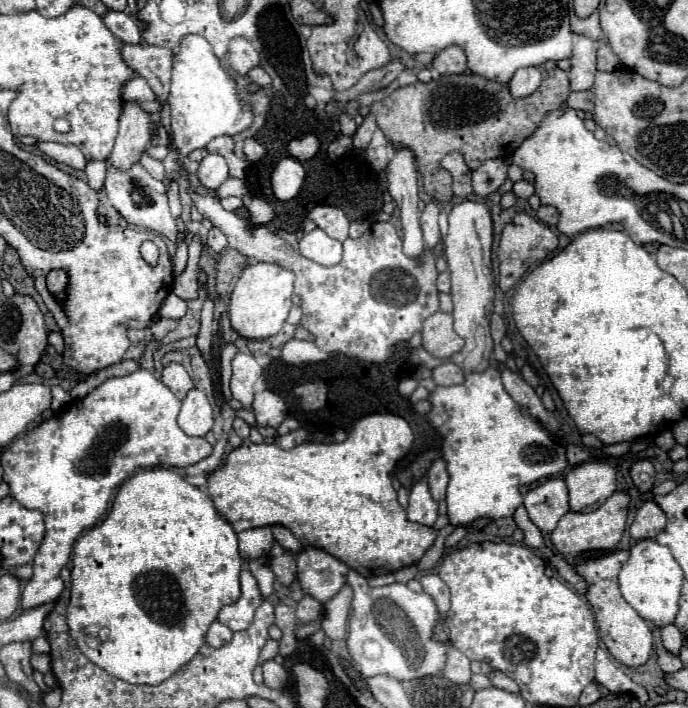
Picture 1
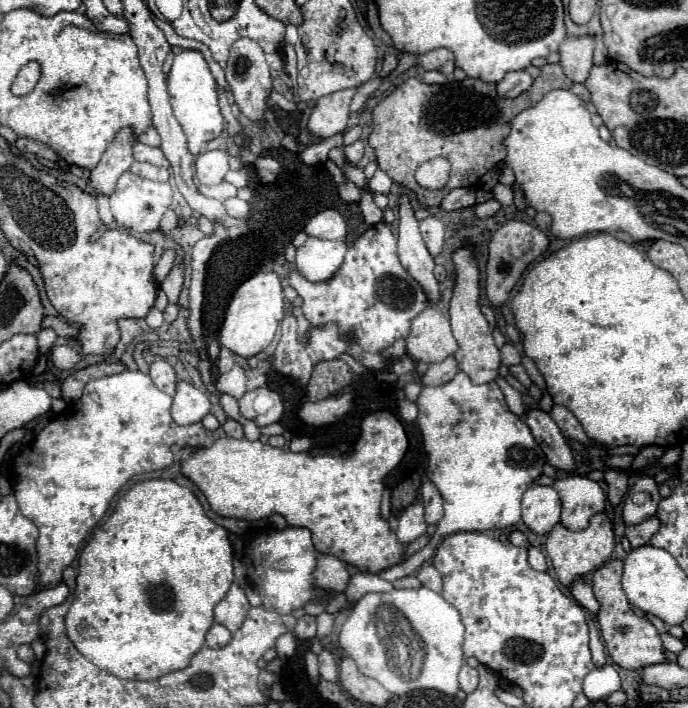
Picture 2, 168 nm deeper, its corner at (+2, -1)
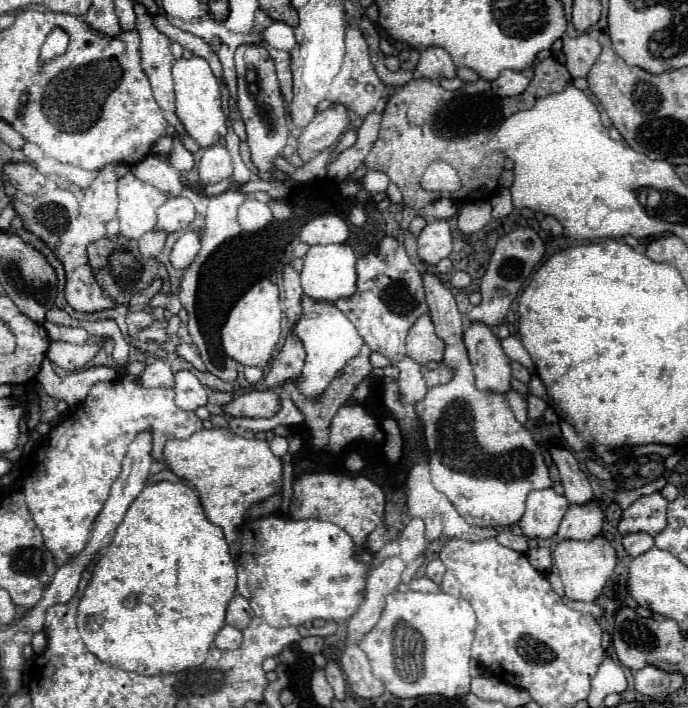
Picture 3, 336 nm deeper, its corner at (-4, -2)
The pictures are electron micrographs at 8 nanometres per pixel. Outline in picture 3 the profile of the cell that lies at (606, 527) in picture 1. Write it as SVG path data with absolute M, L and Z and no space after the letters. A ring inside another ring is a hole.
M598 535L590 541L564 539L556 545L552 559L554 559L554 567L558 569L558 573L562 577L564 593L572 601L596 601L602 595L602 589L606 587L606 583L616 567L616 551L612 549L610 541L602 535Z

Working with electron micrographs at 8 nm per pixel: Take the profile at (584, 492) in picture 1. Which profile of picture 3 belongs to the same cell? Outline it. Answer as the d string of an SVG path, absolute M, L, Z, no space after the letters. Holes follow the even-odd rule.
M590 501L586 505L570 505L560 523L558 537L562 535L562 539L588 541L588 539L600 535L602 519L604 519L604 515L596 501Z

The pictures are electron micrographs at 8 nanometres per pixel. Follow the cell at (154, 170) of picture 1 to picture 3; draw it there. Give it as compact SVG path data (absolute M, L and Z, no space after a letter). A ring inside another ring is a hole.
M148 155L144 161L134 165L132 173L140 181L146 181L146 183L154 185L156 189L168 193L170 197L178 197L184 189L180 179L178 179L178 171L168 161L162 161L154 155Z

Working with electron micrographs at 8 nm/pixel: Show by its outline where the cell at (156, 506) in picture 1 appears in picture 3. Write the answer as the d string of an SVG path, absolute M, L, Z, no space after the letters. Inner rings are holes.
M160 481L154 485L146 485L142 489L142 493L132 501L132 505L126 511L124 521L118 525L116 535L112 539L112 543L106 547L104 555L98 559L98 563L92 569L92 579L80 599L78 605L78 631L82 635L84 645L104 663L114 665L118 669L124 671L136 671L140 675L166 675L166 673L178 673L182 669L190 669L190 667L198 667L204 663L210 647L216 647L216 633L224 627L224 617L226 617L226 609L228 609L228 601L234 597L236 593L236 567L234 561L228 553L228 545L224 541L224 533L218 525L212 525L200 505L200 499L196 495L196 491L184 483L170 483L170 481Z

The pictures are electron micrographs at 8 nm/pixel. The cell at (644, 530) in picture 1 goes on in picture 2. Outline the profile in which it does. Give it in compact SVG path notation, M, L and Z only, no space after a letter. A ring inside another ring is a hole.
M650 516L640 524L626 526L626 538L630 540L632 548L638 548L638 546L648 544L650 538L654 536L654 532L658 532L658 528L660 528L660 520L656 516Z

